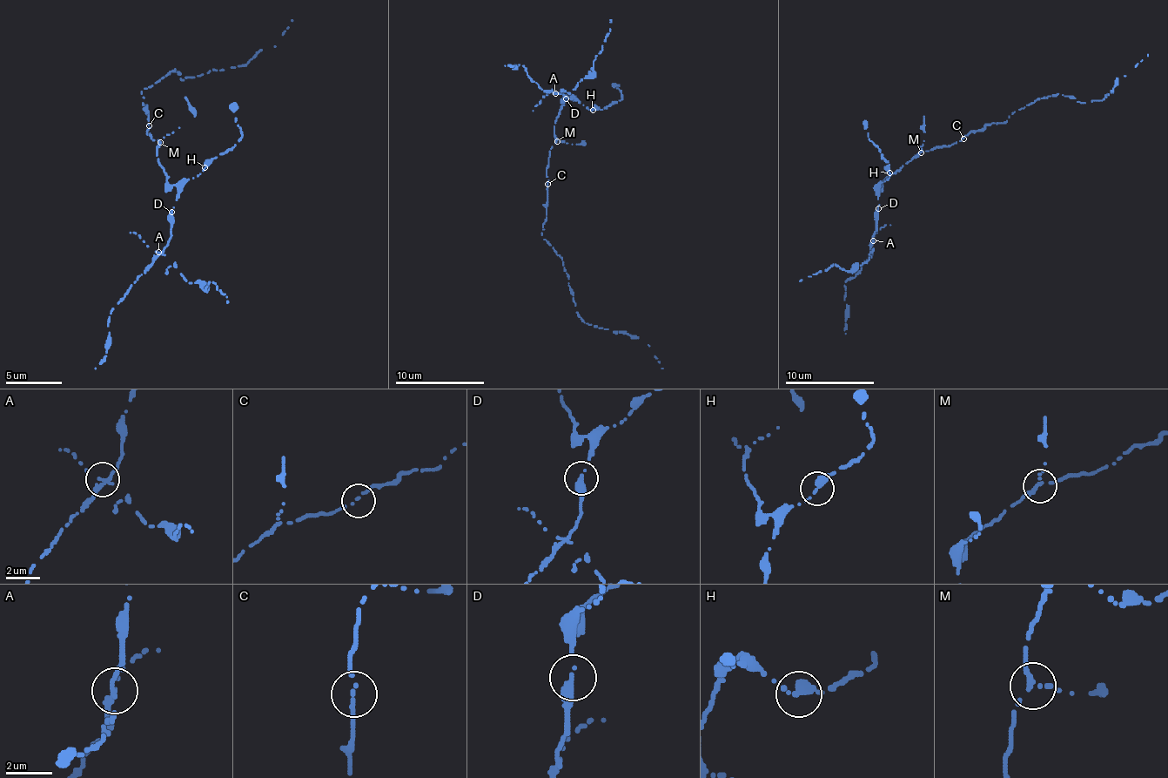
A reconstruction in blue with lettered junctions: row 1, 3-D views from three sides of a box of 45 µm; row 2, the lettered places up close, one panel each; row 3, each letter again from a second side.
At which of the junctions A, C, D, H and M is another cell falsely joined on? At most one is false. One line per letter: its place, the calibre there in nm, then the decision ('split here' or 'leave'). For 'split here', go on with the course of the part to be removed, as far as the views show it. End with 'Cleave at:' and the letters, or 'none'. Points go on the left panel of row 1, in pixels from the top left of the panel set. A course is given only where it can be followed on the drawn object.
A: place (158, 252); calibre 240 nm; split here; course (157, 251), (179, 273), (204, 290), (213, 282), (227, 296), (227, 301)
C: place (149, 125); calibre 140 nm; leave
D: place (171, 212); calibre 280 nm; leave
H: place (204, 167); calibre 280 nm; leave
M: place (160, 142); calibre 320 nm; leave
Cleave at: A

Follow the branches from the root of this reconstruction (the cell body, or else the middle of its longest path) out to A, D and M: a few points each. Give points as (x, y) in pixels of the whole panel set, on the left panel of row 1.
A: (149, 125), (146, 133), (157, 139), (157, 162), (165, 179), (177, 186), (171, 237), (157, 251)
D: (149, 125), (146, 133), (157, 139), (157, 162), (165, 179), (177, 186), (177, 201), (171, 212)
M: (149, 125), (146, 133), (160, 142)

